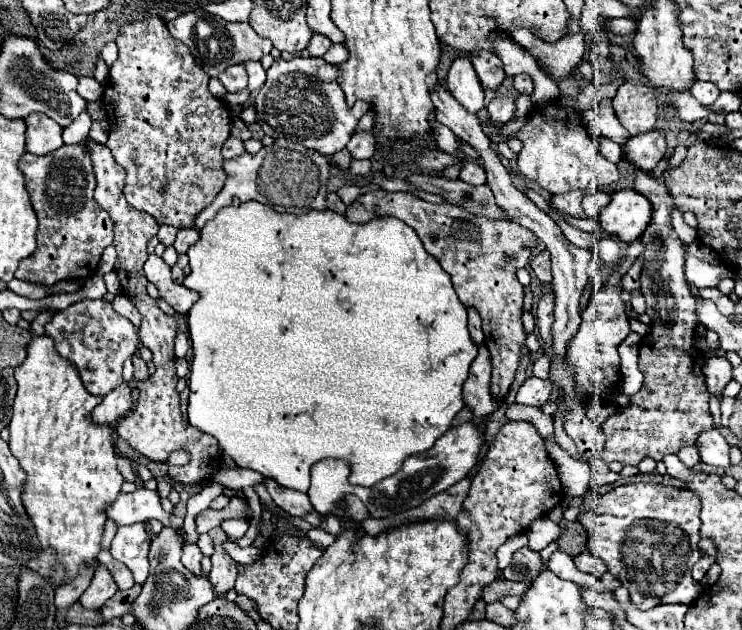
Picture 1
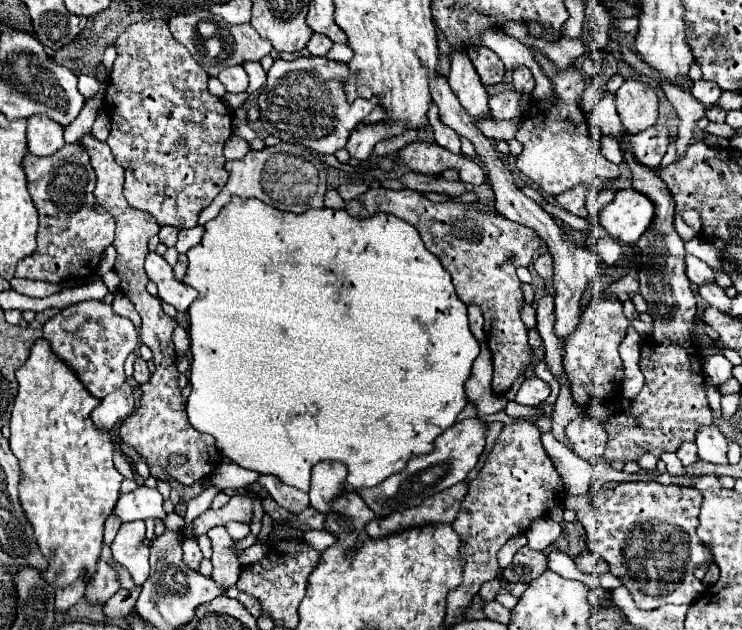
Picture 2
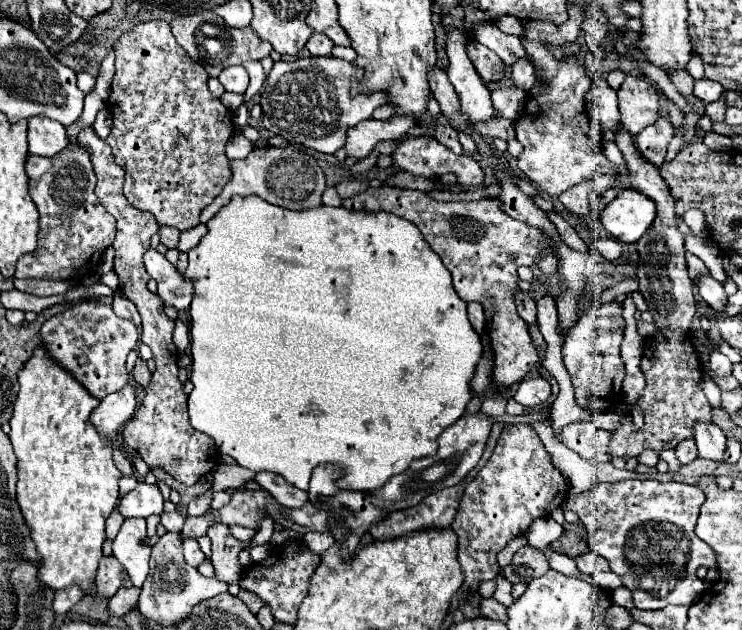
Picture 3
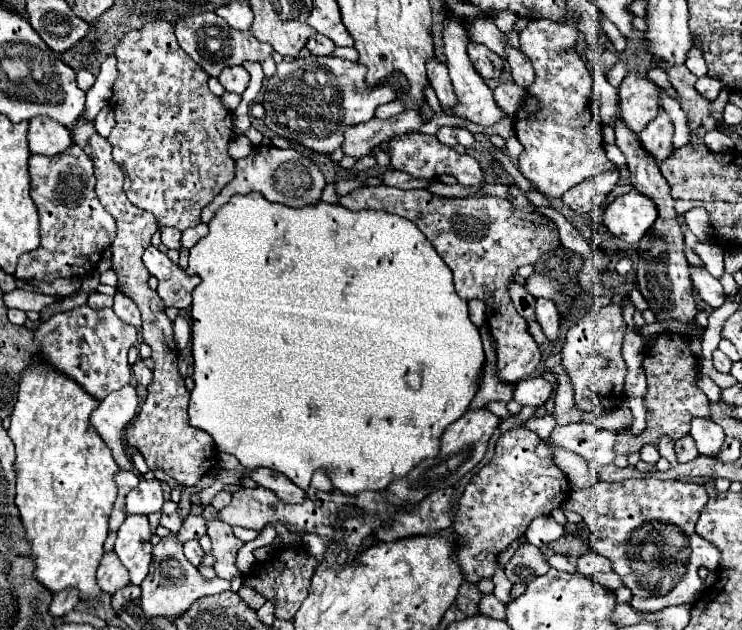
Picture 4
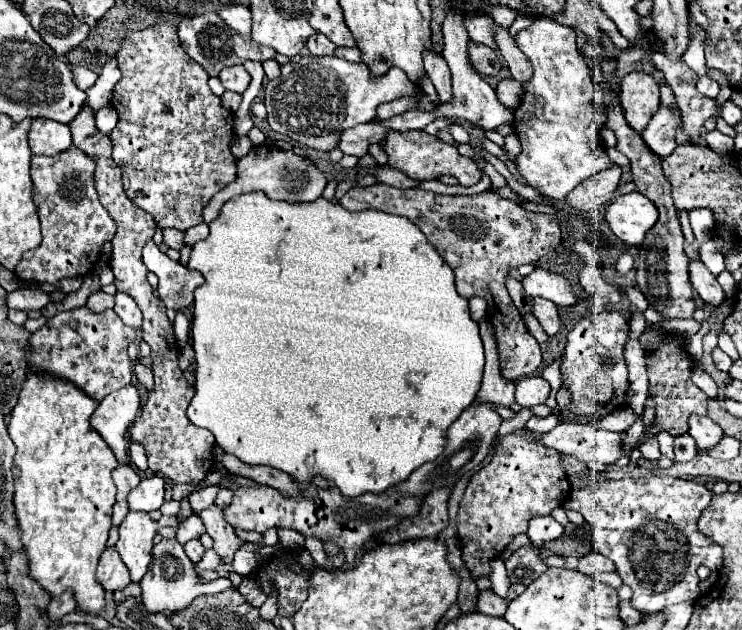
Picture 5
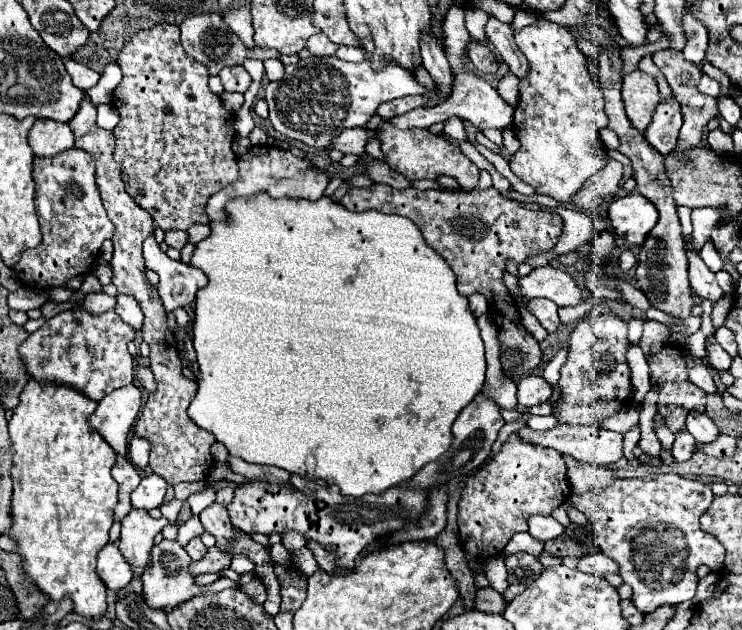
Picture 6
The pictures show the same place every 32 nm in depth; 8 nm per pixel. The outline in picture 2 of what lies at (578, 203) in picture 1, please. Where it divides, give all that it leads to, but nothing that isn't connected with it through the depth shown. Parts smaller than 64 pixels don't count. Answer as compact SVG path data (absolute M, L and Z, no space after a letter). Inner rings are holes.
M580 186L580 188L572 188L572 190L564 192L564 194L558 194L554 200L566 212L570 212L574 216L580 216L580 218L586 218L588 212L584 208L584 202L586 202L588 194L590 194L590 188L588 186Z

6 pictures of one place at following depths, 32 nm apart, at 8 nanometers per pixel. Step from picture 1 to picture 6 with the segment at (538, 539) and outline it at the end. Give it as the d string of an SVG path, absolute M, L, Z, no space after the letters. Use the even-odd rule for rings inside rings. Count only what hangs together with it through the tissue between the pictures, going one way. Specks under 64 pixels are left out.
M532 516L528 526L528 534L538 542L546 542L546 538L556 538L562 534L562 526L552 516Z

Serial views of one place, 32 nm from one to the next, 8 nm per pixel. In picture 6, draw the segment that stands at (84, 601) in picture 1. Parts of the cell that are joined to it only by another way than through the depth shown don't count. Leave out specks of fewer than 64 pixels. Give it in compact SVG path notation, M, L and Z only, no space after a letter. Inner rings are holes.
M116 542L100 550L98 576L110 590L122 590L132 580L132 572L128 572L128 564L124 564L120 550L116 550Z

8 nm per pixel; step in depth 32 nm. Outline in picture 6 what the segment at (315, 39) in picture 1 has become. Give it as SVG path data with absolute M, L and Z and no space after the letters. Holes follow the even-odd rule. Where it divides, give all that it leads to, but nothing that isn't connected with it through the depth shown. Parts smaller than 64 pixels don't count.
M314 34L314 36L310 36L306 48L310 50L312 56L332 56L332 54L338 50L338 46L332 44L324 34Z

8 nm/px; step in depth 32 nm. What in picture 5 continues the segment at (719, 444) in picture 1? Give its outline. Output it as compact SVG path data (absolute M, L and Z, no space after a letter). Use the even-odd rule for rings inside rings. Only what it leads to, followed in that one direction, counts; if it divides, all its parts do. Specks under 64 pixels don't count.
M692 418L688 432L696 440L696 446L700 452L708 452L724 438L722 428L710 418Z

